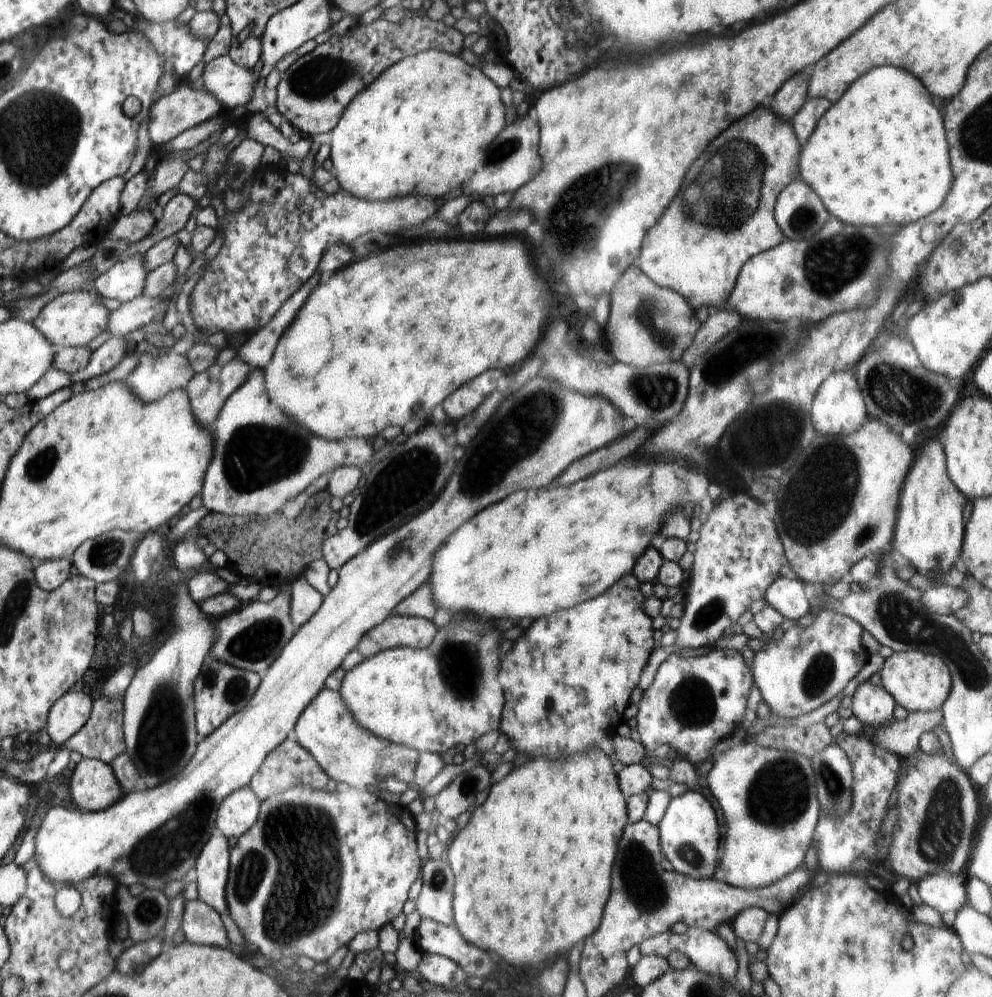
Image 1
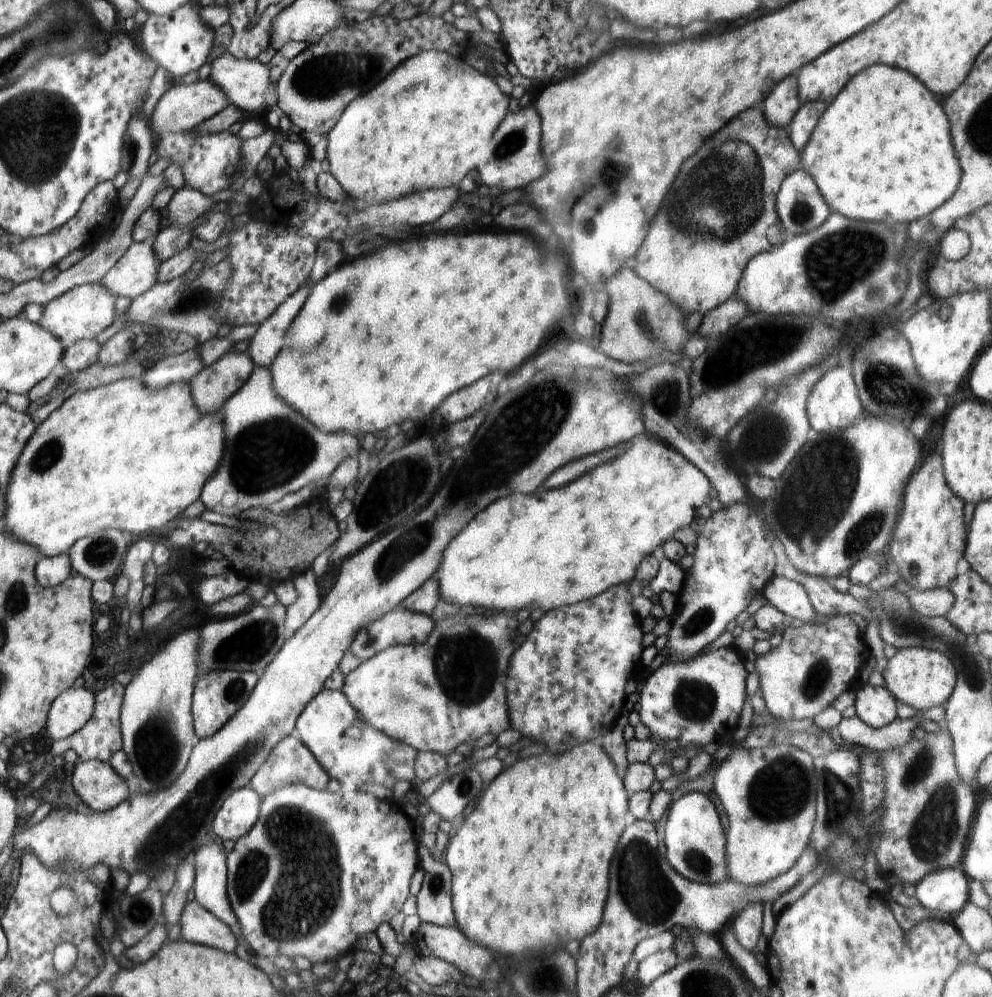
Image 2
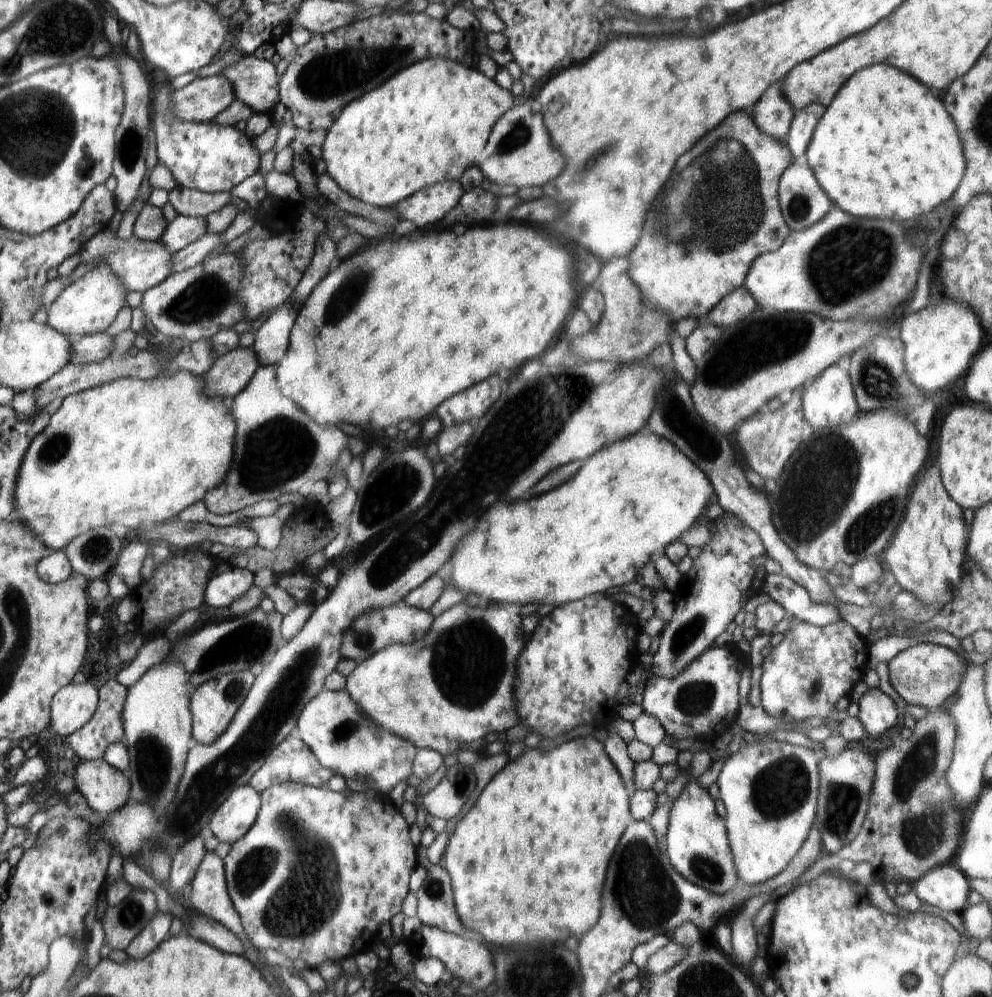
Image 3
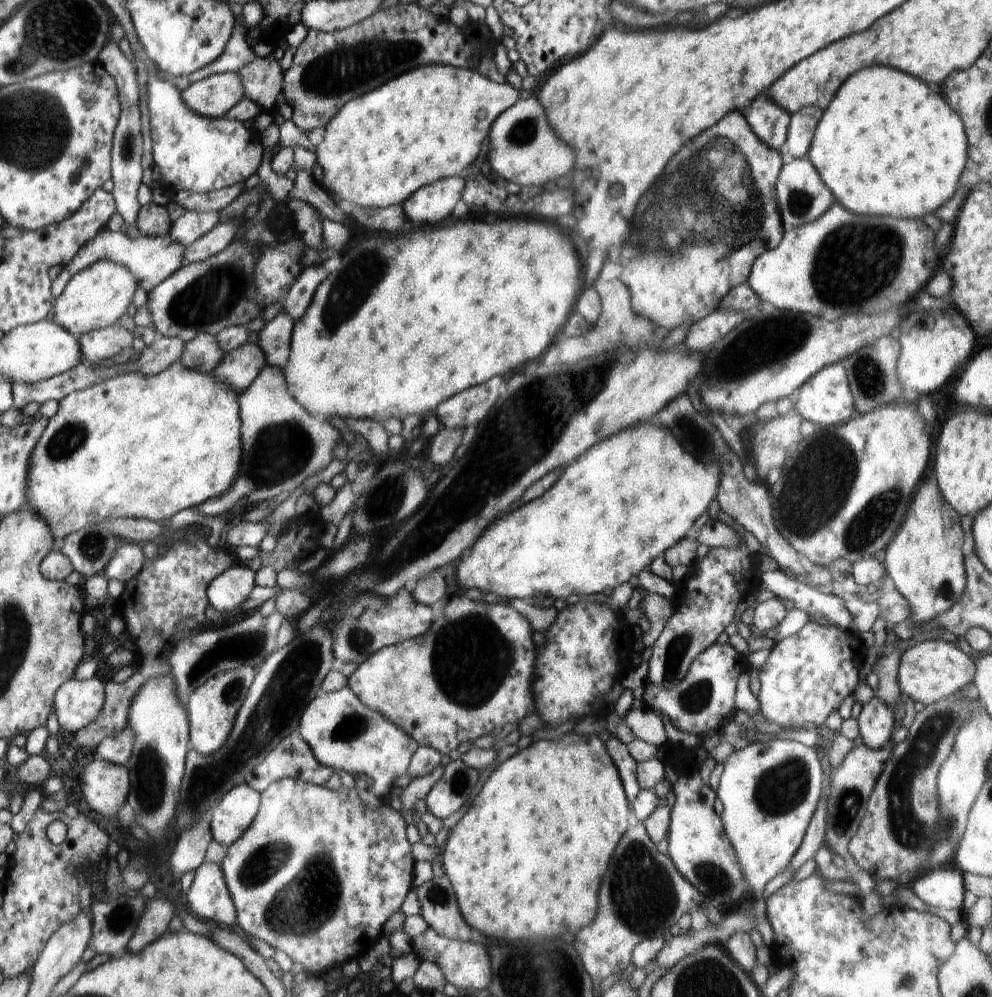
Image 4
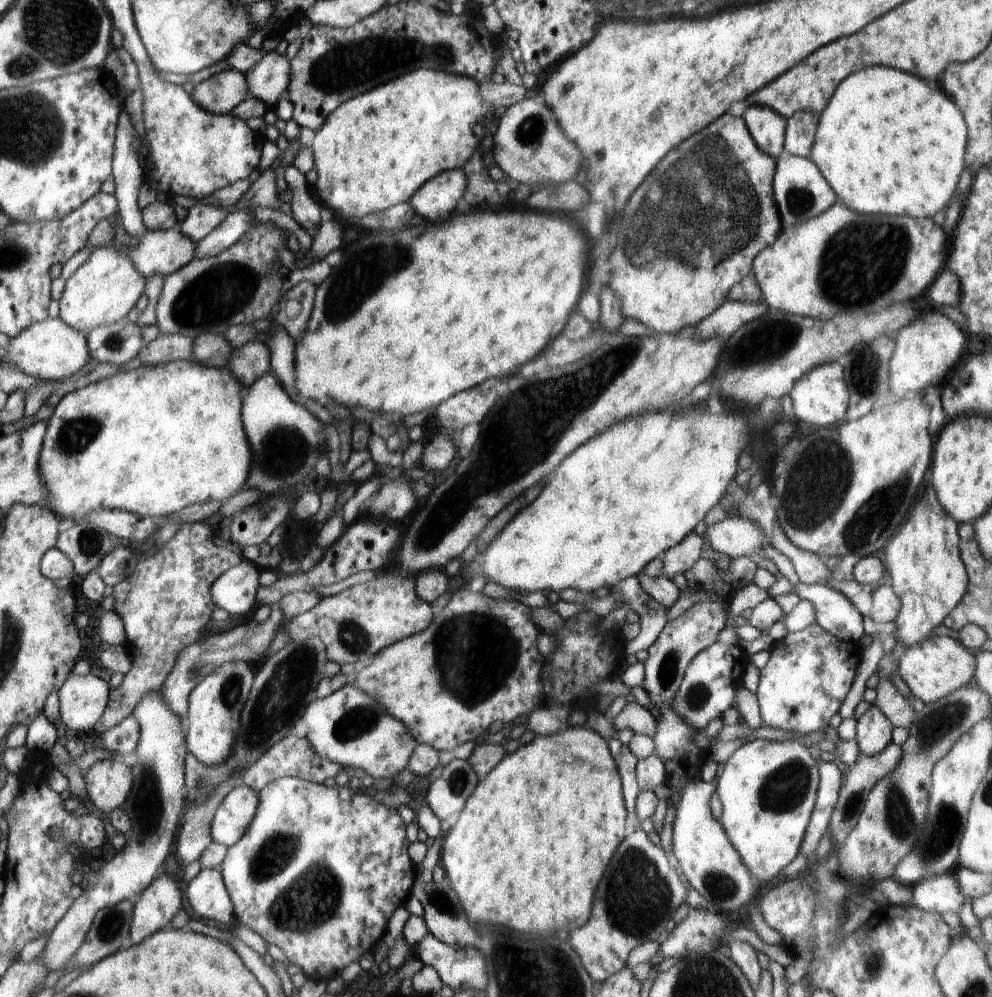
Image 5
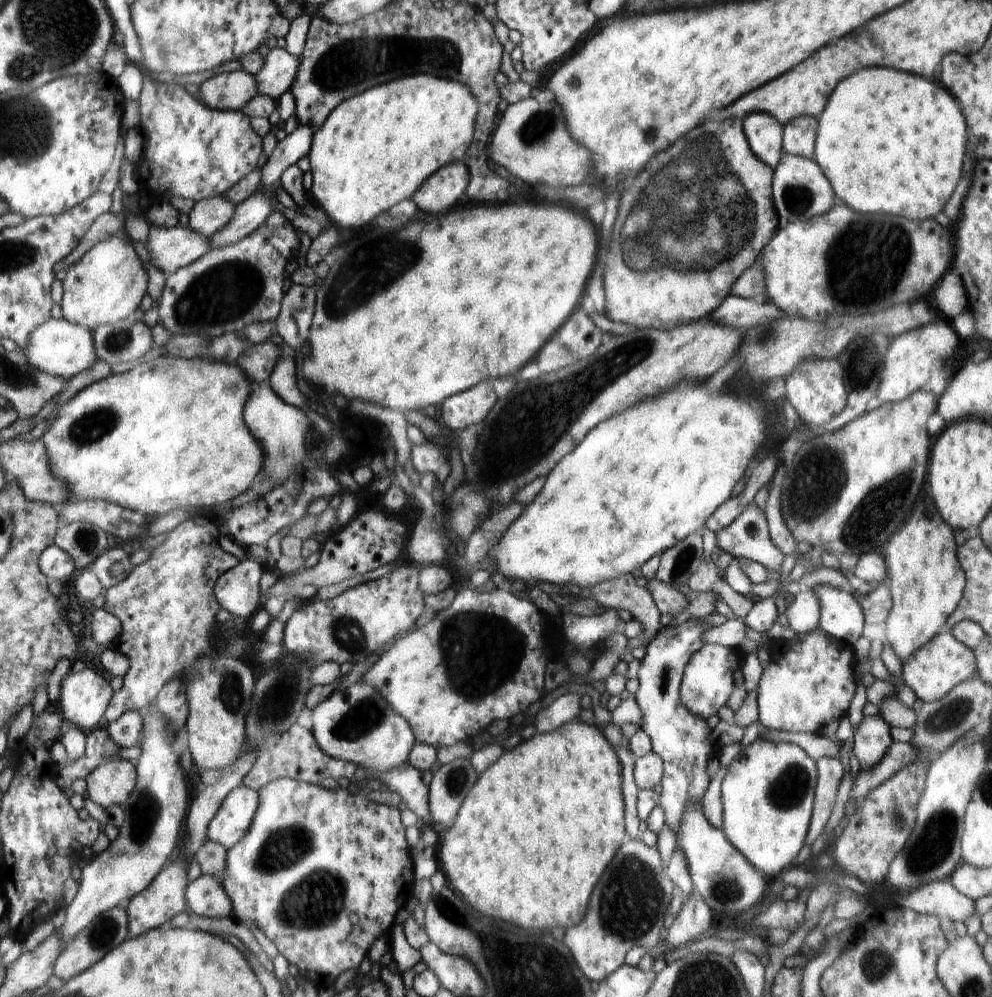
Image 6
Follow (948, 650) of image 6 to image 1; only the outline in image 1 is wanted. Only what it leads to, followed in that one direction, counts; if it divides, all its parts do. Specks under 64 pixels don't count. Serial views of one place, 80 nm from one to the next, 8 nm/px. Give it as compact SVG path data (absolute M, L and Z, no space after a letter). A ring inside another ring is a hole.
M893 652L879 671L883 687L892 695L895 703L906 708L908 712L941 710L951 691L951 672L946 663L933 653Z

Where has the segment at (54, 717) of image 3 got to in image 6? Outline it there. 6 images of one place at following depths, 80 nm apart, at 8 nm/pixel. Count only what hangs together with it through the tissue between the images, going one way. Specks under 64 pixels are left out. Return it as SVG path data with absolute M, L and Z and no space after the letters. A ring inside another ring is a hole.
M70 670L61 682L59 705L66 721L88 732L105 716L112 697L110 684L96 672Z

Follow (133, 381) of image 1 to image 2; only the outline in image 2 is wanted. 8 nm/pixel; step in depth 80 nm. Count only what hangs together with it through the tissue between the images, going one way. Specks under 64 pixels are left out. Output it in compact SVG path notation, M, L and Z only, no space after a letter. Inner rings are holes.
M198 345L183 354L167 353L151 368L147 368L140 378L150 391L161 391L168 385L189 383L204 368Z

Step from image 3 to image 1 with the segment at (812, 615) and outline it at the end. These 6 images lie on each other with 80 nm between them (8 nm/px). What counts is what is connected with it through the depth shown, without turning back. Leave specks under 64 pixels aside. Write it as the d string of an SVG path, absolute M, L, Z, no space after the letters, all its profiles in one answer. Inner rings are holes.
M778 577L765 592L765 600L788 622L798 622L811 612L809 596L811 590L800 580Z

